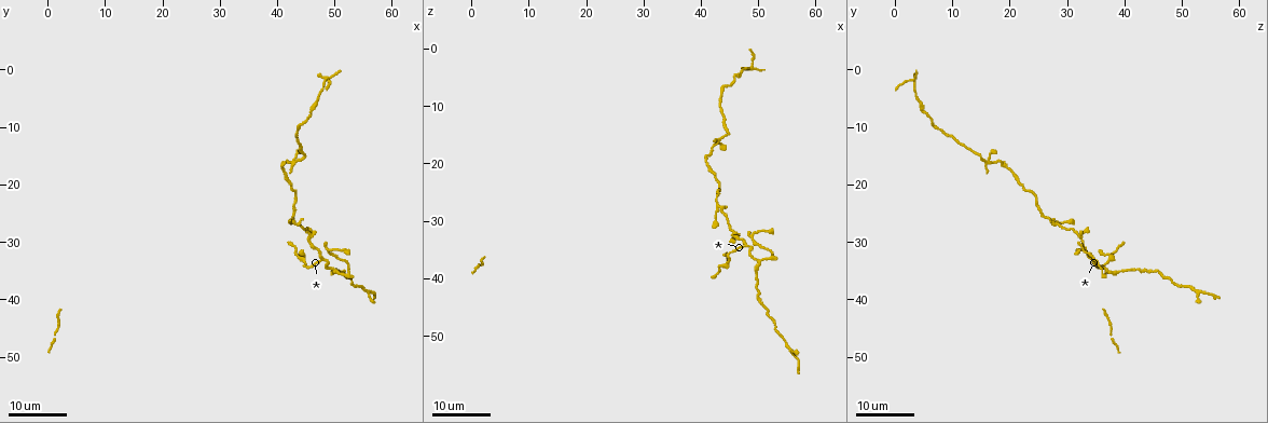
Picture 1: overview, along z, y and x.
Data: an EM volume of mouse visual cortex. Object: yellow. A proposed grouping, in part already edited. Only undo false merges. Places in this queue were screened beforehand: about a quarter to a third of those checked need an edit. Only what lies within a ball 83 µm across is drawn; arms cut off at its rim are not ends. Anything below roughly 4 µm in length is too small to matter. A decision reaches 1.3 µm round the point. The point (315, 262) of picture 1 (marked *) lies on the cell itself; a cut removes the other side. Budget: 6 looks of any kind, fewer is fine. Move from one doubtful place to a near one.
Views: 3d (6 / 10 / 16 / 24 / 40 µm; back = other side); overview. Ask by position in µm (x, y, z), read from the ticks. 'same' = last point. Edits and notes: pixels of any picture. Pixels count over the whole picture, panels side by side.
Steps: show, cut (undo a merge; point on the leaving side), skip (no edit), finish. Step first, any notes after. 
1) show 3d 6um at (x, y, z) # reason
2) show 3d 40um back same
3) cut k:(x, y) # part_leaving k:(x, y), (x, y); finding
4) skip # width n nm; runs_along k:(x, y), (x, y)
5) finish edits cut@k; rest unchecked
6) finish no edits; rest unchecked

show 3d 16um at (52.5, 35.0, 36.5) # thin arm on a thick one

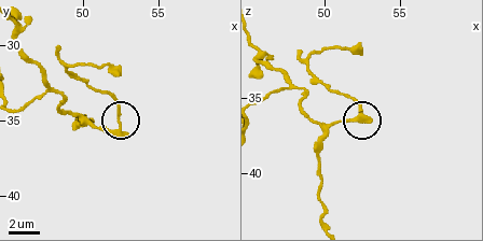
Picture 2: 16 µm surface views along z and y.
show 3d 6um same

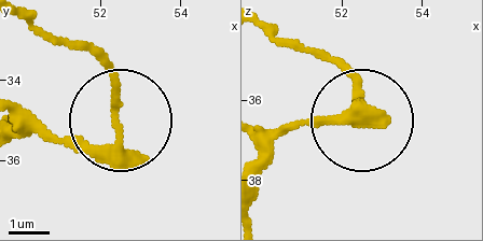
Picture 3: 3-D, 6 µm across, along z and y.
cut 3:(116, 89) # width 210 nm; part_leaving 3:(120, 140), (109, 71), (27, 24); two cells meet here

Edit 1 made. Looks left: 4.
show overview # redraw

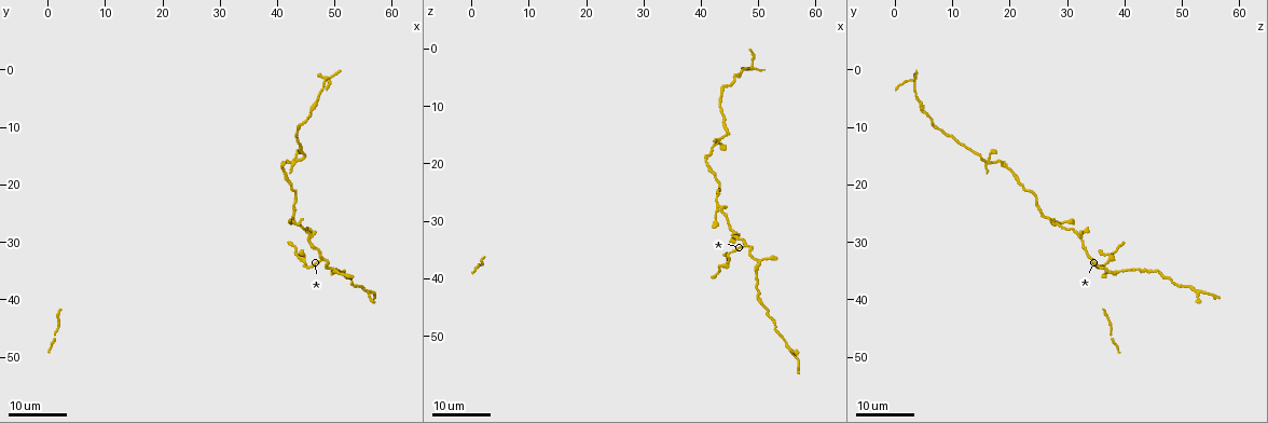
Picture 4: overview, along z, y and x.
show 3d 16um at (48.5, 33.0, 34.5) # a fork

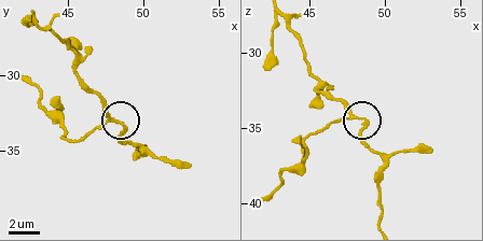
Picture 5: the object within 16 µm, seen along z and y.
show 3d 10um at (48.0, 33.0, 34.2)

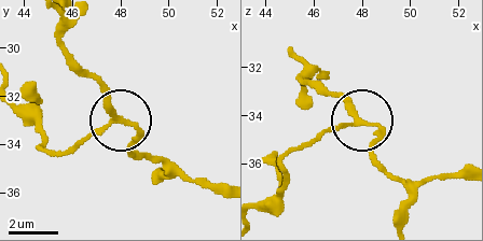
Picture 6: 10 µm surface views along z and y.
show 3d 10um back at (47.9, 33.0, 34.3)

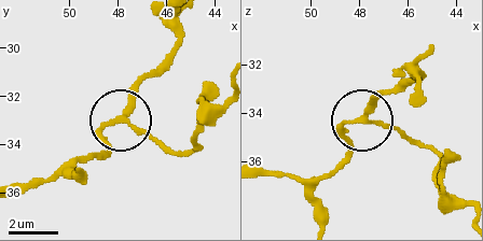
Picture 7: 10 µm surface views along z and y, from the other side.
skip # runs_along 7:(150, 133), (114, 123), (102, 139), (105, 156); all the same cell

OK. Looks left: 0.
finish edits cut@3; rest unchecked

